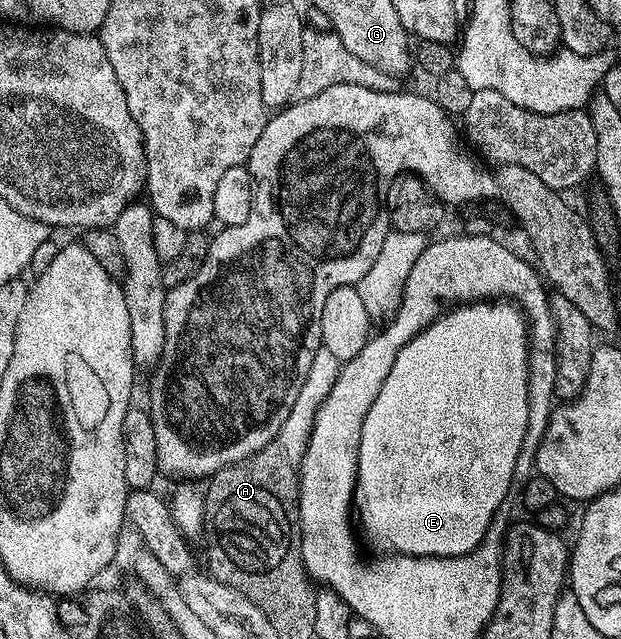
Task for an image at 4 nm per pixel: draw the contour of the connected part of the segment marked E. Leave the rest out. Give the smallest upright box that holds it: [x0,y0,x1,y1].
[367,300,529,558]

